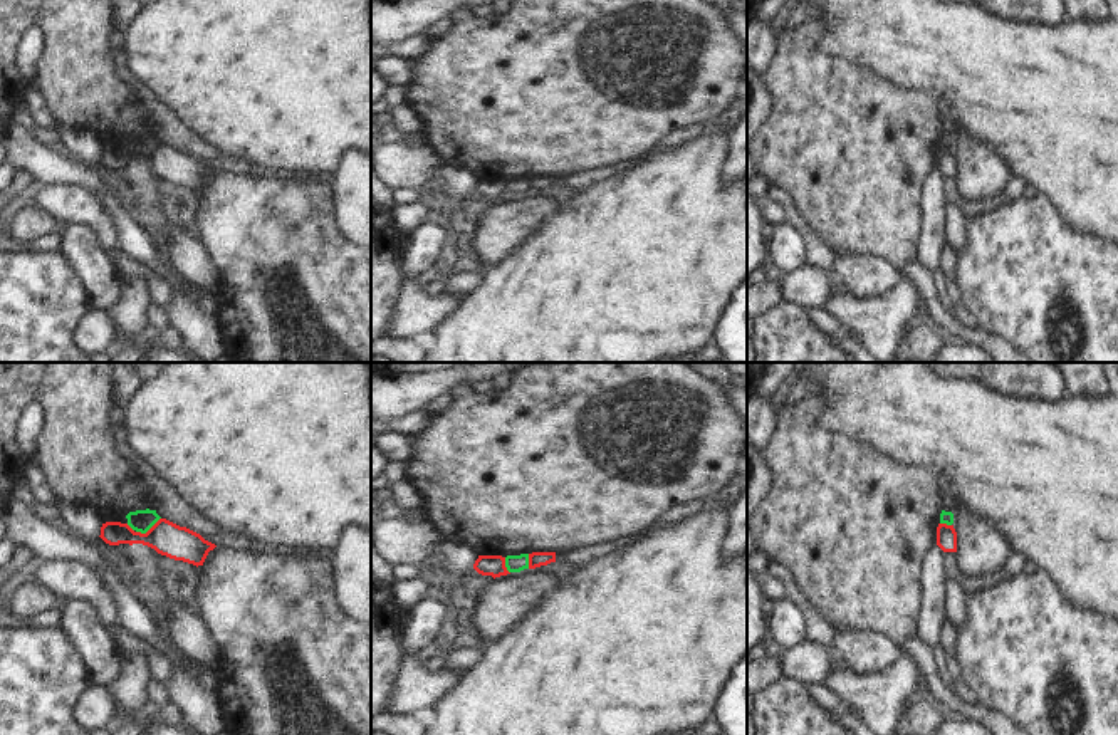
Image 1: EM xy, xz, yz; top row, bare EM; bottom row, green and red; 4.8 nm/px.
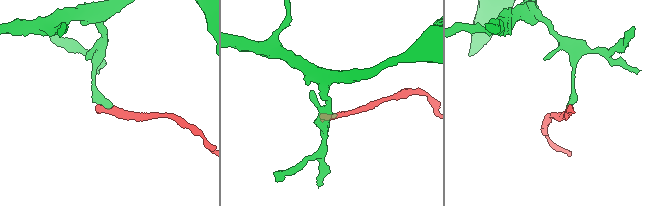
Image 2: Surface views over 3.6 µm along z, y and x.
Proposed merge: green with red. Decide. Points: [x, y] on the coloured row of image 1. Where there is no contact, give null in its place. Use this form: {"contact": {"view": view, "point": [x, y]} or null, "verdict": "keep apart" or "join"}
{"contact": {"view": "xy", "point": [148, 529]}, "verdict": "keep apart"}

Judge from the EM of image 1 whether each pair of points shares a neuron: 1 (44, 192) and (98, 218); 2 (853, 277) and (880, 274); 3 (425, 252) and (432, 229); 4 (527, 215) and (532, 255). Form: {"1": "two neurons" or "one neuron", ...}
{"1": "one neuron", "2": "one neuron", "3": "one neuron", "4": "two neurons"}

